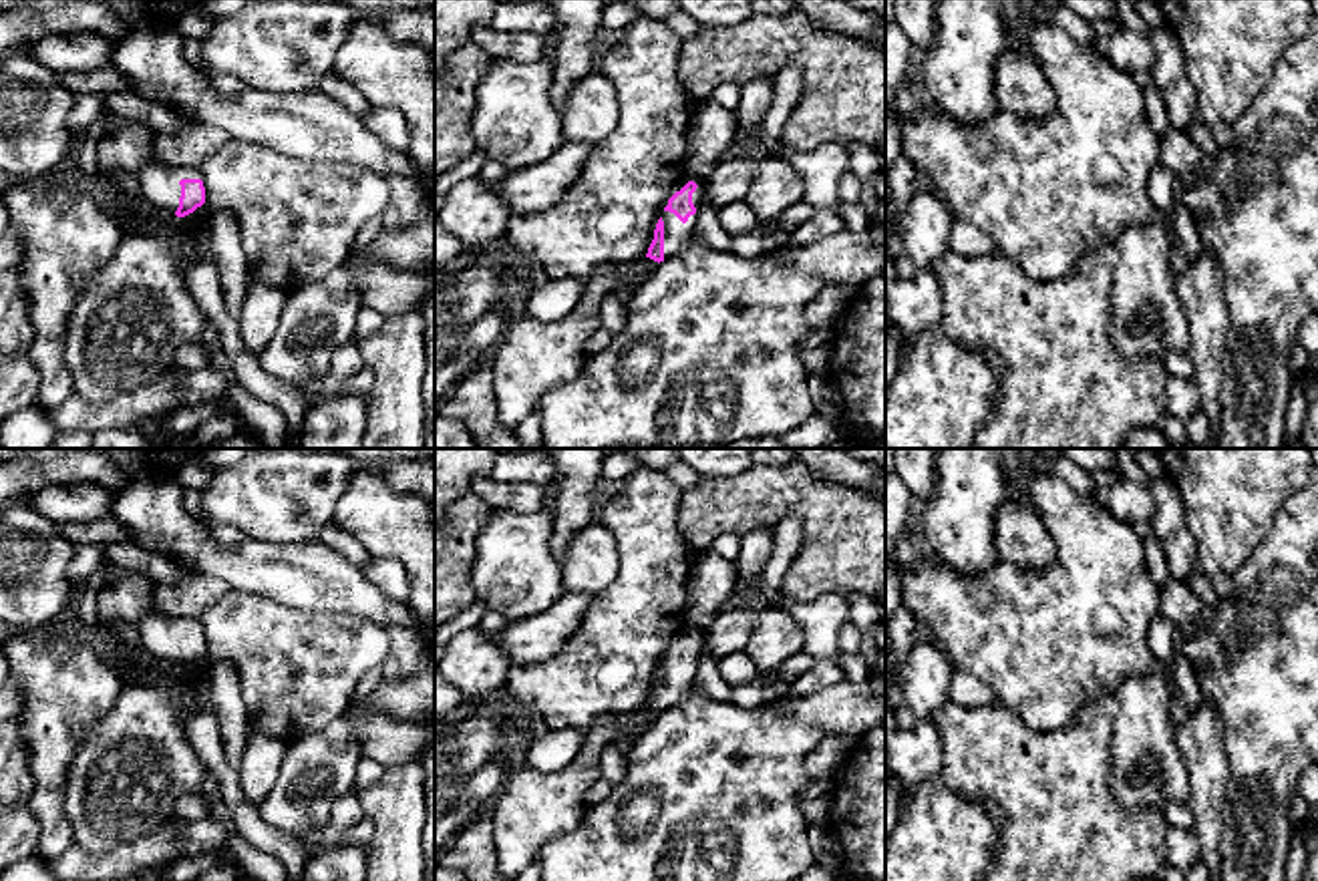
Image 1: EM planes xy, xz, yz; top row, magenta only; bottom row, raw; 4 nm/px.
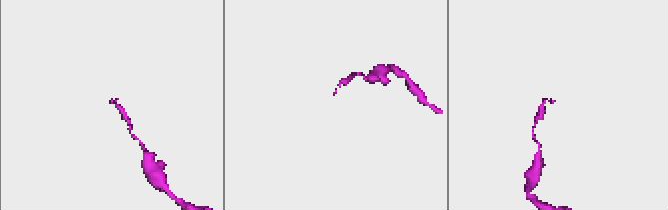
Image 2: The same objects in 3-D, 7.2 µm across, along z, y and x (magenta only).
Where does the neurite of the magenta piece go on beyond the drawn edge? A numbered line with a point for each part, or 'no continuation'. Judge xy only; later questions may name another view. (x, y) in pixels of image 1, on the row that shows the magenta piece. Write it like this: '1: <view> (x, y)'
1: xy (159, 186)

